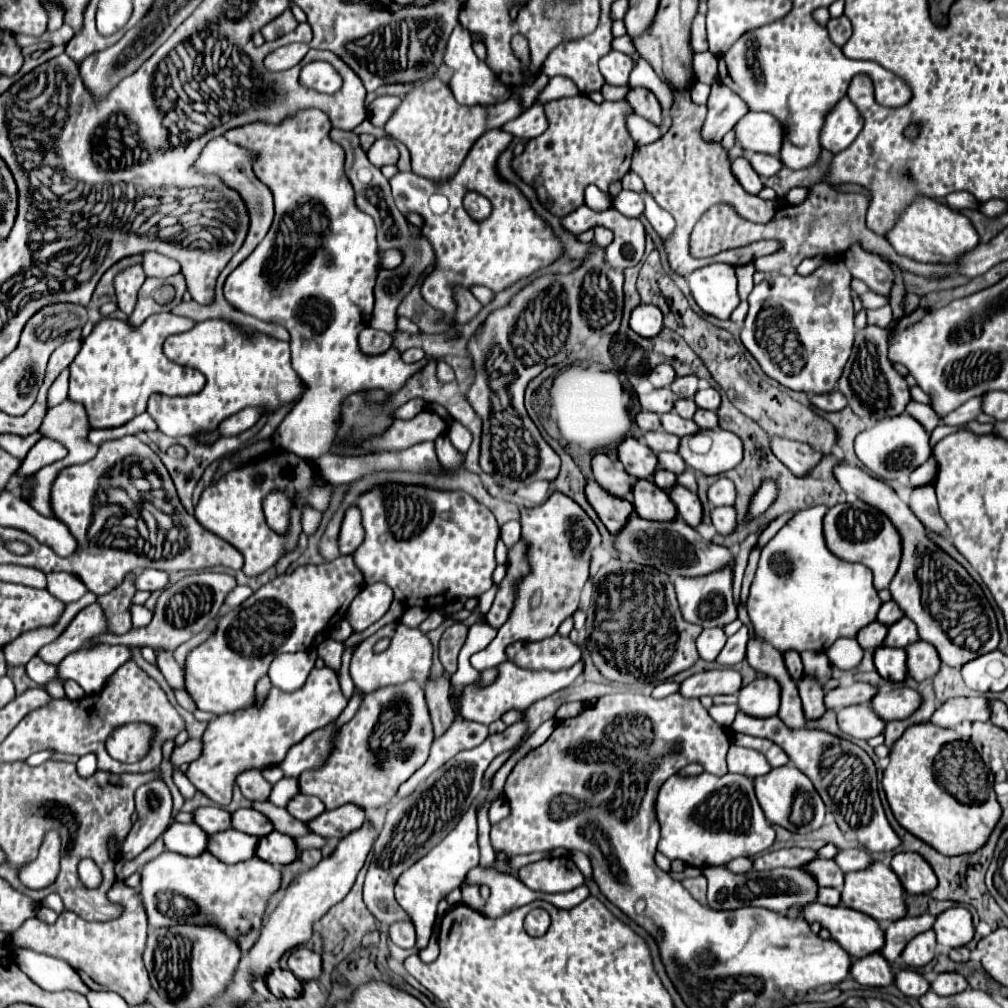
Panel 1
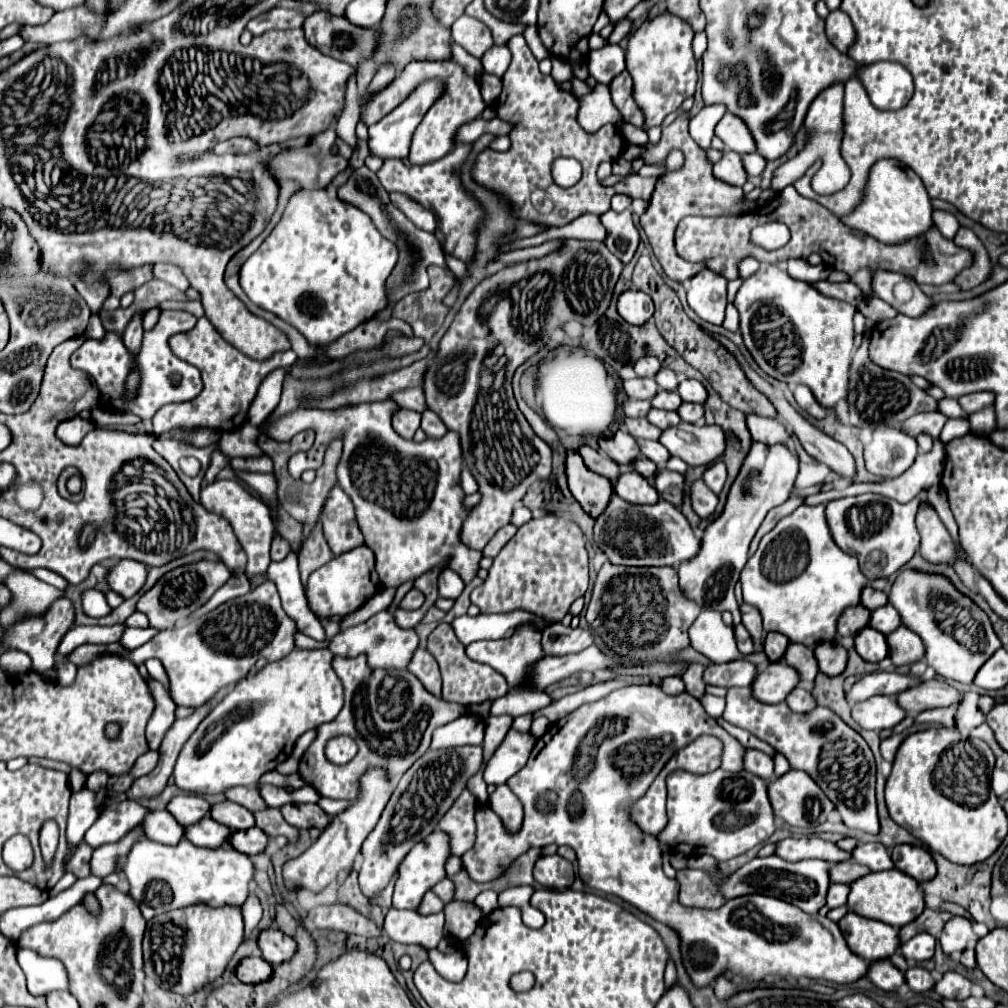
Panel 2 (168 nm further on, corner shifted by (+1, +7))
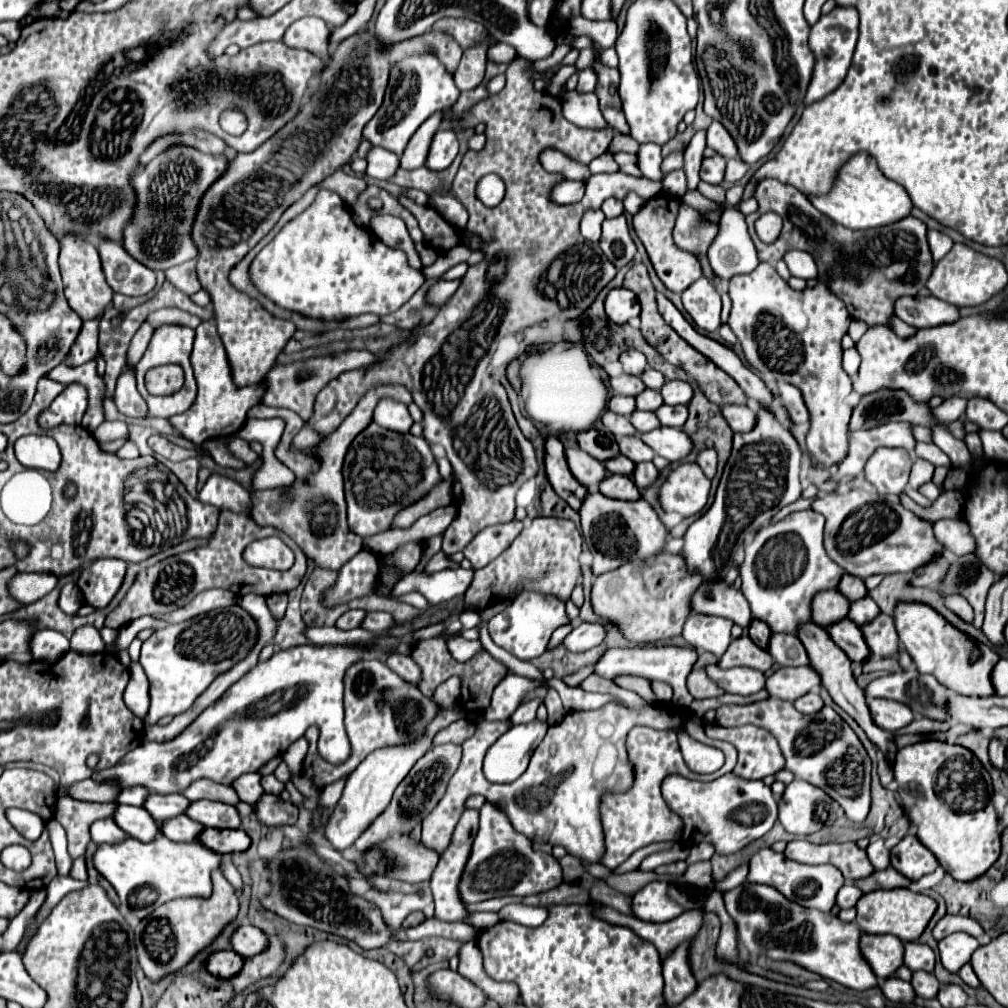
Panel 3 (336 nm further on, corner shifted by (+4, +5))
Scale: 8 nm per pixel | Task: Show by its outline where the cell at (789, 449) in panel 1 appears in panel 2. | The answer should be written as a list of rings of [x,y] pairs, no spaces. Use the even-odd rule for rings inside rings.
[[[749,414],[747,424],[749,424],[749,432],[751,432],[753,440],[763,442],[767,446],[789,444],[789,440],[791,440],[791,434],[787,432],[787,428],[773,418],[761,418],[761,416]]]

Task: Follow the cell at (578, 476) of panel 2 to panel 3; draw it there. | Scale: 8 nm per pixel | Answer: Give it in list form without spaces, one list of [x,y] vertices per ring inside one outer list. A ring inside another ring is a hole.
[[[554,436],[546,438],[544,468],[546,468],[546,476],[548,476],[554,492],[570,508],[578,510],[578,506],[582,506],[582,498],[586,496],[586,488],[578,486],[578,482],[574,482],[574,476],[570,474],[570,470],[566,466],[566,456],[564,456],[564,450],[562,450],[562,442]]]

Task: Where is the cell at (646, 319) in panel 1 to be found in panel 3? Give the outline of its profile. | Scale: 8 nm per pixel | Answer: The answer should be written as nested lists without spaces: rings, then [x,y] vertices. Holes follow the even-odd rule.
[[[614,288],[608,292],[606,302],[604,302],[604,310],[608,314],[608,318],[616,324],[624,324],[630,318],[638,316],[638,300],[634,298],[634,292],[626,290],[626,288]]]

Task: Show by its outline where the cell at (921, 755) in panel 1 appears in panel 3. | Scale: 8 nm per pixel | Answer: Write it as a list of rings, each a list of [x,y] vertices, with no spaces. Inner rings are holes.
[[[936,740],[916,742],[896,754],[894,780],[906,816],[918,826],[918,840],[938,858],[940,866],[954,880],[976,880],[998,860],[1000,834],[996,830],[996,810],[990,806],[990,776],[970,750]],[[958,758],[962,760],[964,774],[942,774],[946,762]]]

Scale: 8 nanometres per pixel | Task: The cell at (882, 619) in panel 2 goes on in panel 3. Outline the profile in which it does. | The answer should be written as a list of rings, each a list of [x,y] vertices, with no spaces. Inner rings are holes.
[[[864,596],[856,602],[850,602],[850,610],[848,610],[848,618],[852,622],[856,622],[858,626],[862,622],[868,622],[870,618],[874,618],[874,614],[880,614],[880,608],[876,606],[876,602],[870,596]]]

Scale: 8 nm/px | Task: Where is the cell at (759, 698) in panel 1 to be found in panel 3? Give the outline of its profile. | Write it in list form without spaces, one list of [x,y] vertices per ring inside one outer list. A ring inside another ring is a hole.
[[[812,666],[798,668],[780,668],[766,680],[766,690],[770,696],[794,702],[798,696],[808,694],[810,690],[822,684],[820,674]]]

